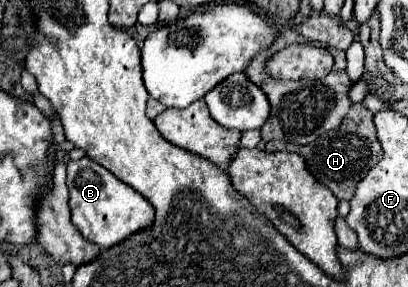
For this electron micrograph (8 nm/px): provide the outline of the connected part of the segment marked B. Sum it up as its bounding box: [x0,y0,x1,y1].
[67,157,153,249]

